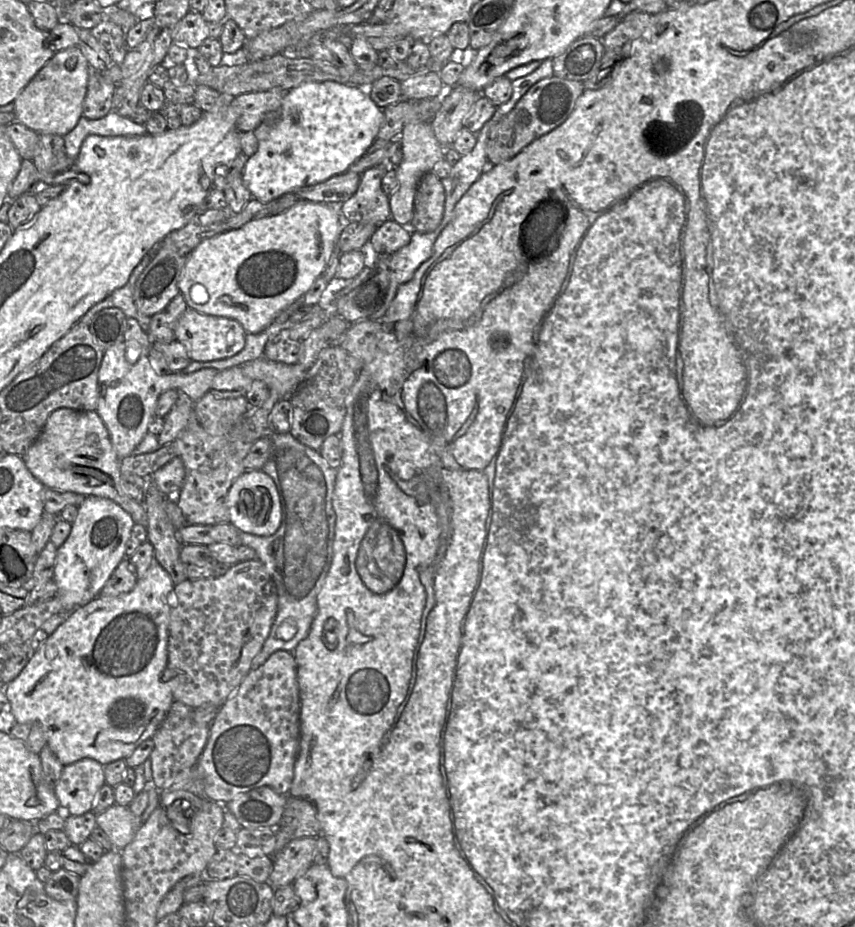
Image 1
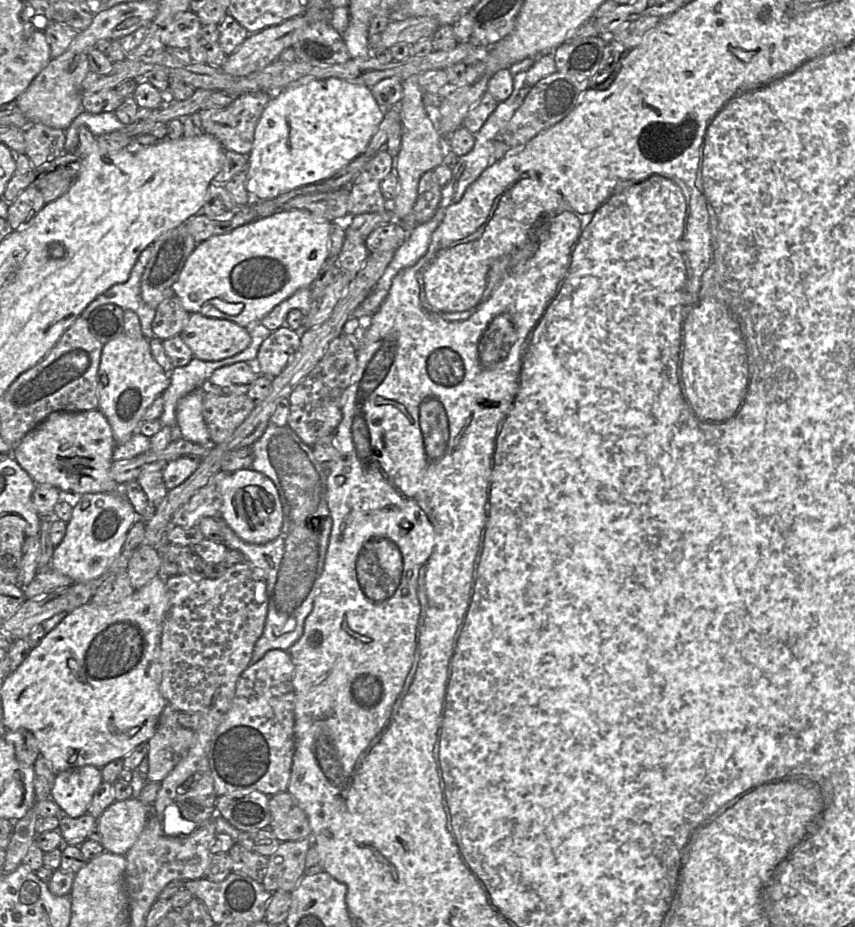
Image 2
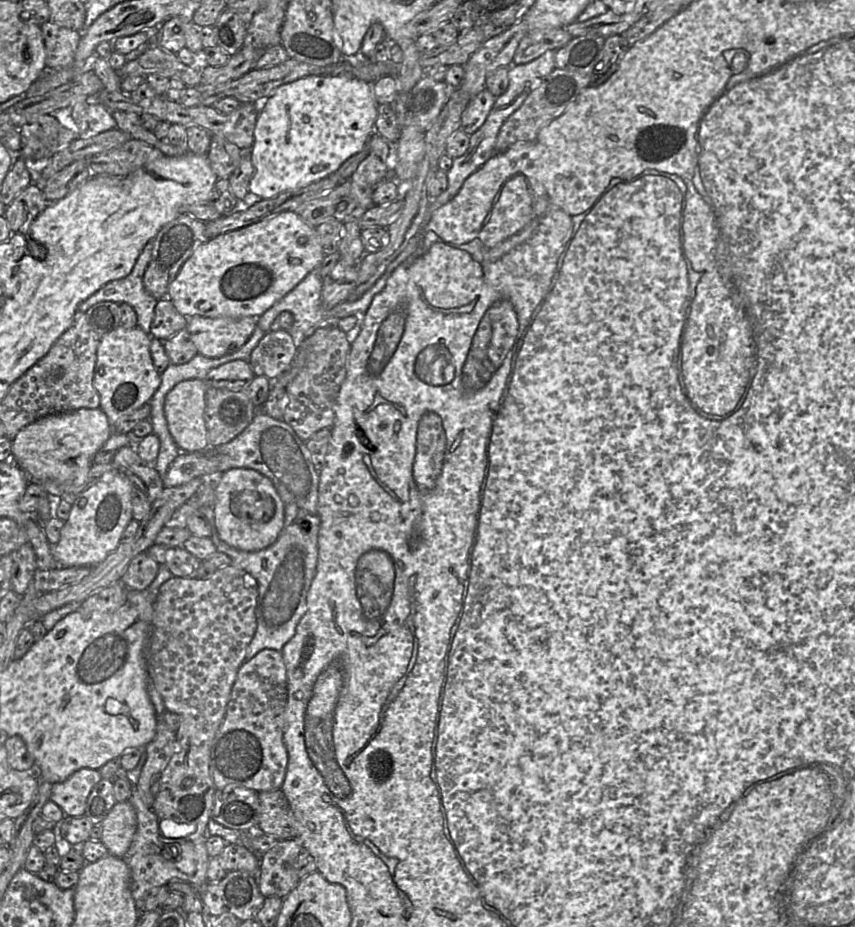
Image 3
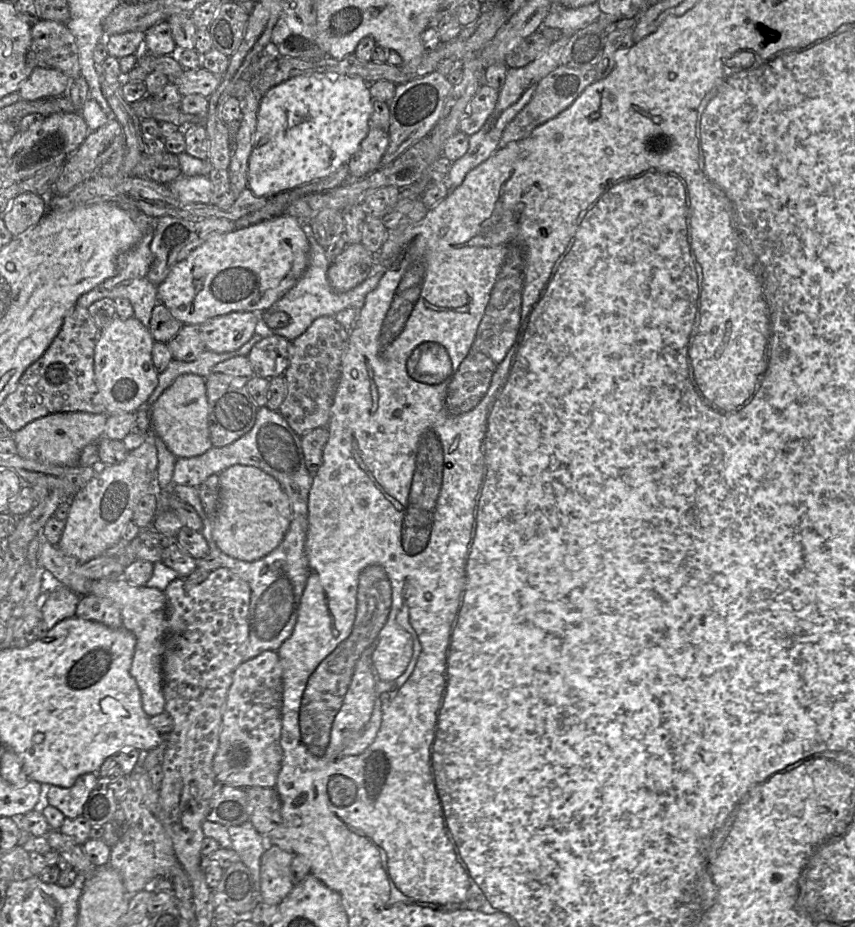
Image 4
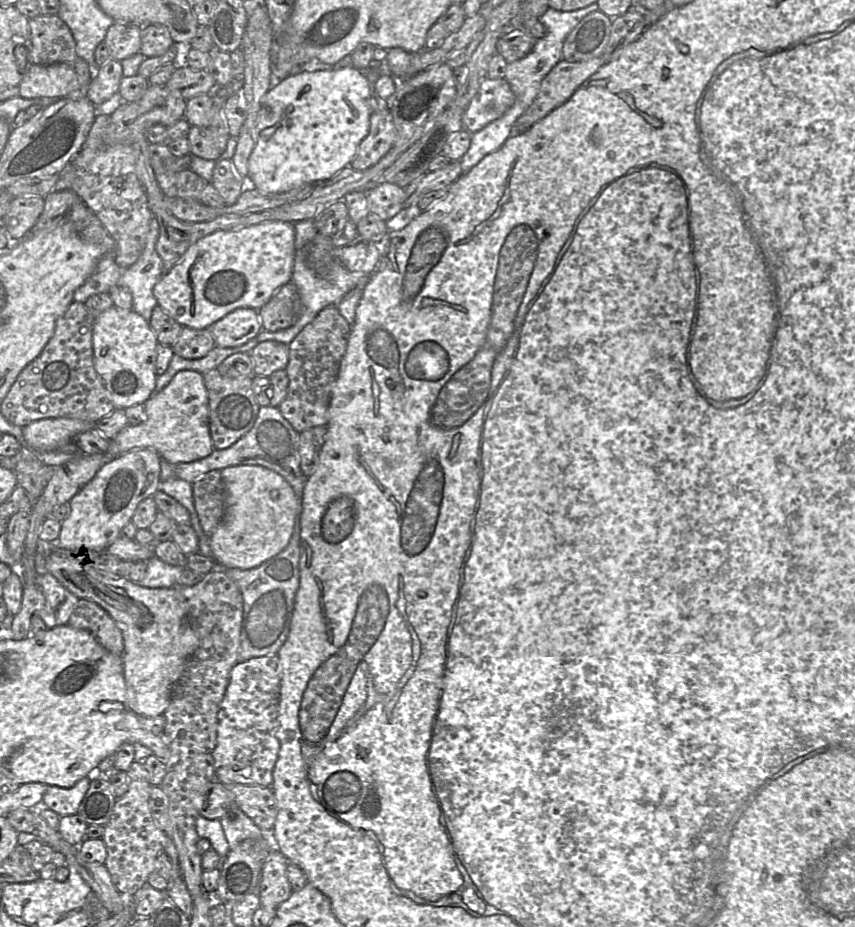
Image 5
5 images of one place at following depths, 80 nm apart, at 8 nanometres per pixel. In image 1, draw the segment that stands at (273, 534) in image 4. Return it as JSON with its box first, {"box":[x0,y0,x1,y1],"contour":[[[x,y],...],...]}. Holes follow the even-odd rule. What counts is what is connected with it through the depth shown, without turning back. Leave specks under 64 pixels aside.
{"box":[227,470,283,536],"contour":[[[262,470],[246,471],[232,484],[227,495],[230,523],[240,531],[258,536],[271,536],[283,522],[280,494],[274,480]]]}

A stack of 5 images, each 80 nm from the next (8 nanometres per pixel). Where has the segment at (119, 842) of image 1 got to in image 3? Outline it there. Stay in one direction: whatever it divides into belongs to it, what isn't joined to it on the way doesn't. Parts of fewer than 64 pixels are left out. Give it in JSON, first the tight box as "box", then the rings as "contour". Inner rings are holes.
{"box":[101,800,137,858],"contour":[[[128,800],[116,802],[102,821],[101,827],[101,841],[106,846],[108,854],[123,858],[137,829],[135,808]]]}

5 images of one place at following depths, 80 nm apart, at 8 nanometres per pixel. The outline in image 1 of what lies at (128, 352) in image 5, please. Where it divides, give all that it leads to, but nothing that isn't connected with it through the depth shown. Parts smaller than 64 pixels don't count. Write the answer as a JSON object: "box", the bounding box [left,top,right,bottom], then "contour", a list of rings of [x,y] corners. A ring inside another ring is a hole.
{"box":[97,343,219,459],"contour":[[[118,343],[108,348],[103,355],[99,370],[99,400],[97,412],[109,431],[109,436],[119,459],[131,456],[148,433],[148,426],[155,418],[155,408],[160,395],[167,390],[182,390],[195,402],[210,392],[211,384],[219,370],[204,368],[190,374],[159,374],[141,350],[139,359],[131,363],[127,360],[127,344]]]}

